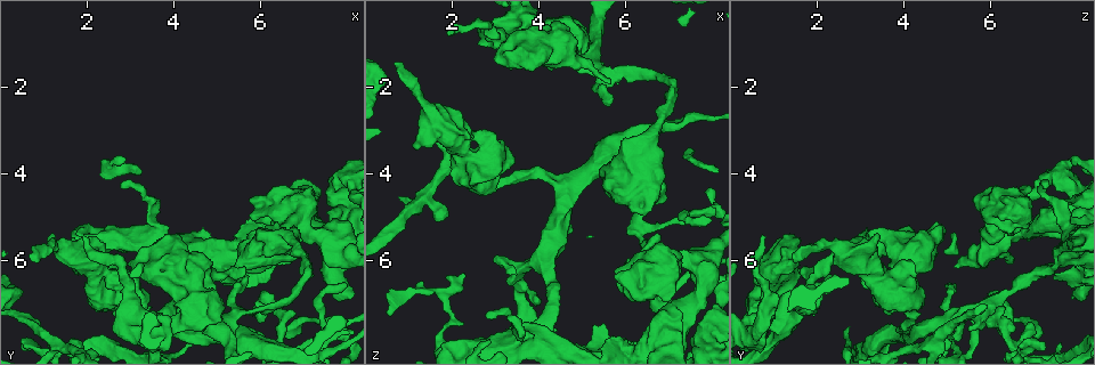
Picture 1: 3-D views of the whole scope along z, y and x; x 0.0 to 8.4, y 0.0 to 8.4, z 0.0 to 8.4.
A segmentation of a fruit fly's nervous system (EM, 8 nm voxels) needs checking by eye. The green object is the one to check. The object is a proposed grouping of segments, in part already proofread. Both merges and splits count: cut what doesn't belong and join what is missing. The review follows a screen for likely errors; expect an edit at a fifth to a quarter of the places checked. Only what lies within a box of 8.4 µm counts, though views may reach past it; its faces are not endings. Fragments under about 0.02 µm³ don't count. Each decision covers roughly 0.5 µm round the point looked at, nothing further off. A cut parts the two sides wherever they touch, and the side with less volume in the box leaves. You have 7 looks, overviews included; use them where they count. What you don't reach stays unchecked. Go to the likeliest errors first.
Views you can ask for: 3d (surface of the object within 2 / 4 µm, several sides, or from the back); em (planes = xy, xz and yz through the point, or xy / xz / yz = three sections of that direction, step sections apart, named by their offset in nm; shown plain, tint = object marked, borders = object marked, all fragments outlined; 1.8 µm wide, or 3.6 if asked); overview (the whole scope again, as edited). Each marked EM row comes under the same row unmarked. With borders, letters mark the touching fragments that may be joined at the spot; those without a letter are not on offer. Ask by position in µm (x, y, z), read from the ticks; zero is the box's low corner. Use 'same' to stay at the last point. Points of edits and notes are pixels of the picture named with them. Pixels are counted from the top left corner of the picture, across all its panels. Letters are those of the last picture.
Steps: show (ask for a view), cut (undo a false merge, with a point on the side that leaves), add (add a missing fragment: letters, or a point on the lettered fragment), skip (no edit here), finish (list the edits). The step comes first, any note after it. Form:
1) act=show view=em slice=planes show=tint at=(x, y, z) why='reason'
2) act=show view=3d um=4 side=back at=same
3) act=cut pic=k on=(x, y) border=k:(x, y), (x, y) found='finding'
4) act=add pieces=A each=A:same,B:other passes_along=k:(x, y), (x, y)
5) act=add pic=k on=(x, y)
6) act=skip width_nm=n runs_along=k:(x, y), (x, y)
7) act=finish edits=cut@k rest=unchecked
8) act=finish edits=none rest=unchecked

act=show view=em slice=planes show=borders at=(5.40, 7.20, 1.75) why='branch point'

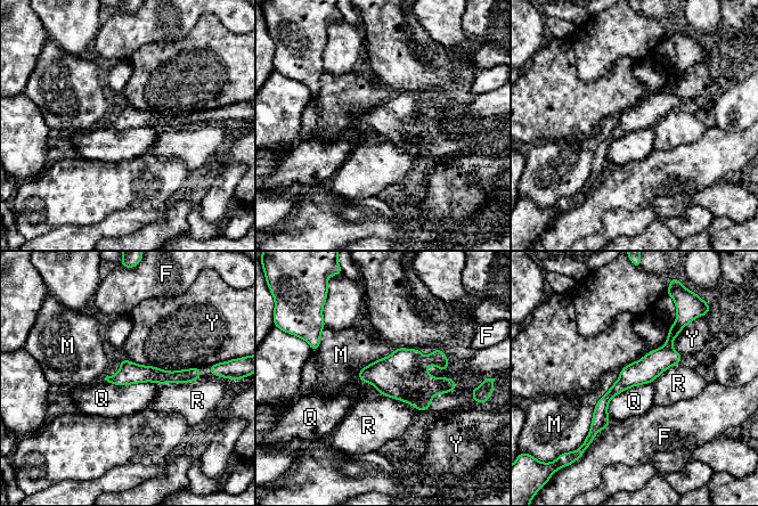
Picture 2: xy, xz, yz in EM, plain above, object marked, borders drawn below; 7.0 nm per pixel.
act=skip each=F:other,M:other,Q:other,R:other,Y:other runs_along=2:(677, 323), (667, 349), (603, 401), (594, 430) found='continuous, no second neuron'

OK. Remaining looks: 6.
act=show view=em um=3.6 slice=planes show=borders at=(6.05, 7.45, 6.50) why='an open end'

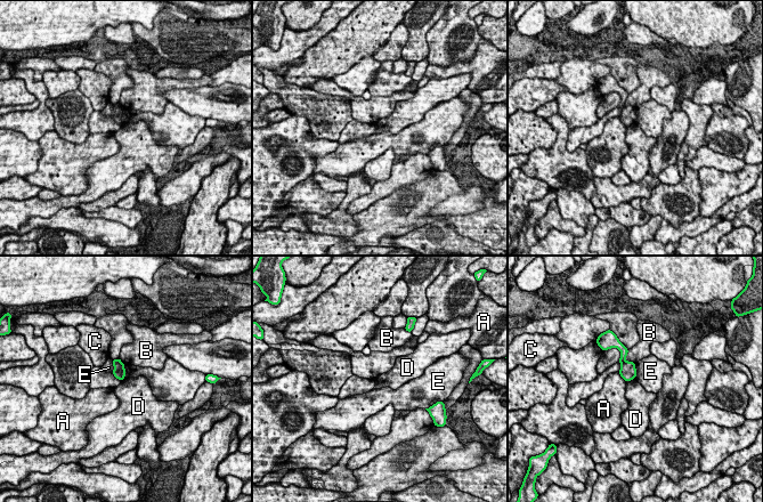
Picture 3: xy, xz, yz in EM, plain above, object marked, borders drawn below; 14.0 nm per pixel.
act=skip each=A:other,B:other,C:other,D:other,E:other border=3:(634, 378), (626, 381) found='no lettered fragment goes on from it'

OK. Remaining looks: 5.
act=show view=em um=3.6 slice=planes show=borders at=(5.90, 5.10, 6.45) why='free end'

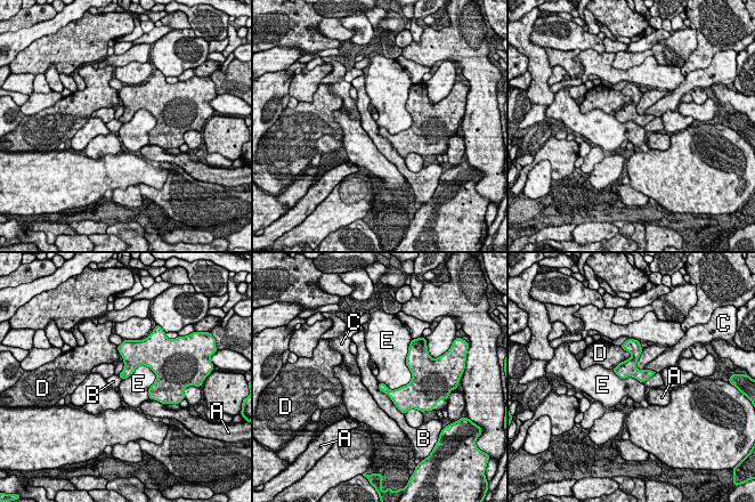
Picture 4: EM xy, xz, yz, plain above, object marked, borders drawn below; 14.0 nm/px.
act=skip each=A:other,B:other,C:other,D:other,E:other found='no lettered fragment goes on from it'

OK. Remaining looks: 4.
act=finish edits=none rest=unchecked

